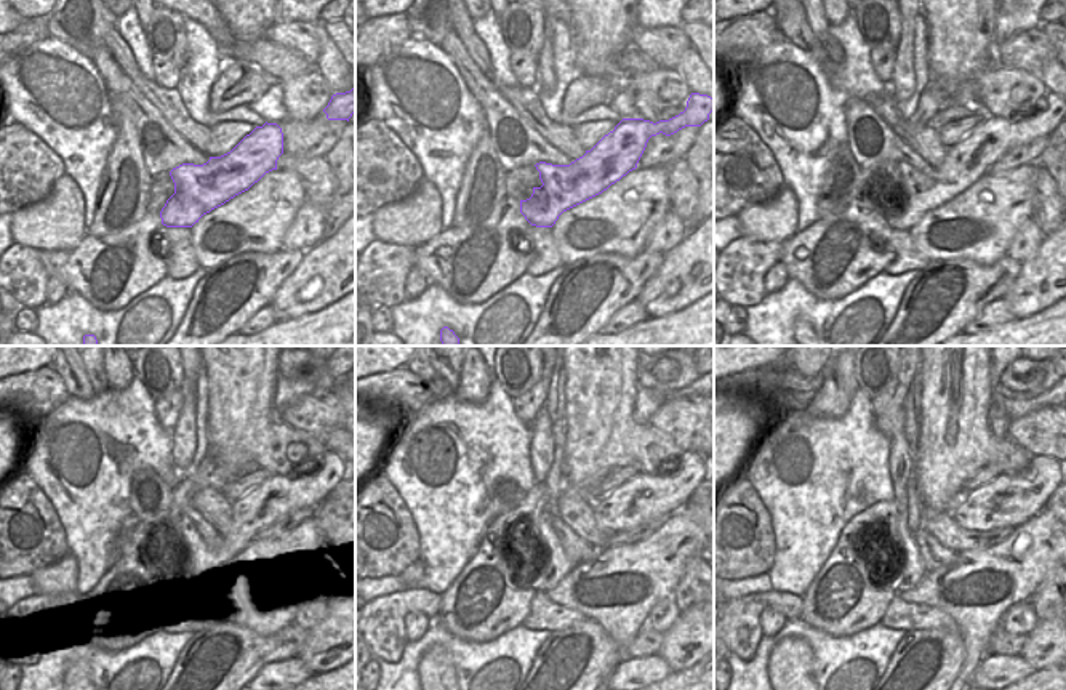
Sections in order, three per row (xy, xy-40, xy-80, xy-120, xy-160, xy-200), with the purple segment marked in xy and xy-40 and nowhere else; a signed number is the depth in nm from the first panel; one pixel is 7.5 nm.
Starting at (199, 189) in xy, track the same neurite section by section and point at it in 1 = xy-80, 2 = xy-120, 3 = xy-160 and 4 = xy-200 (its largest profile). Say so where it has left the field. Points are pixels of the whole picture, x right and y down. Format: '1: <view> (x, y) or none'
1: xy-80 (973, 156)
2: xy-120 (277, 497)
3: xy-160 (641, 500)
4: xy-200 (1005, 501)

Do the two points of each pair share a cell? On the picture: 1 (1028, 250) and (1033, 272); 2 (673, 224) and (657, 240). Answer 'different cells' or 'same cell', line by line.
1: different cells
2: same cell

